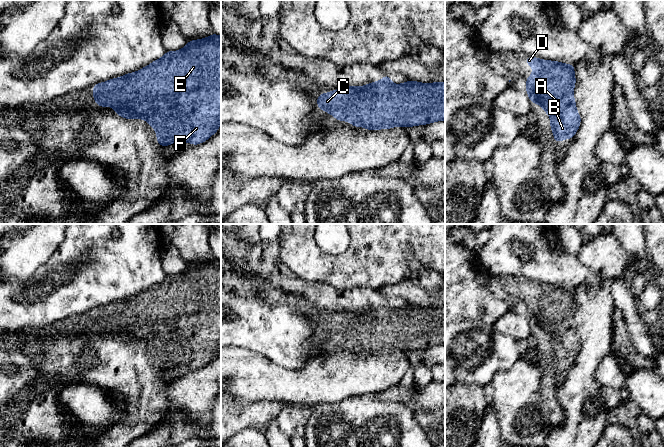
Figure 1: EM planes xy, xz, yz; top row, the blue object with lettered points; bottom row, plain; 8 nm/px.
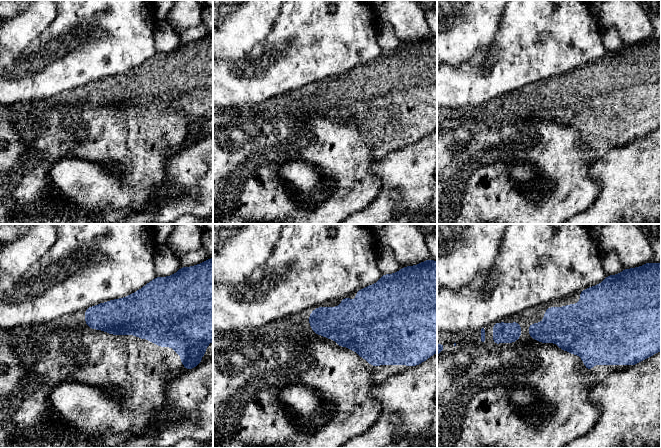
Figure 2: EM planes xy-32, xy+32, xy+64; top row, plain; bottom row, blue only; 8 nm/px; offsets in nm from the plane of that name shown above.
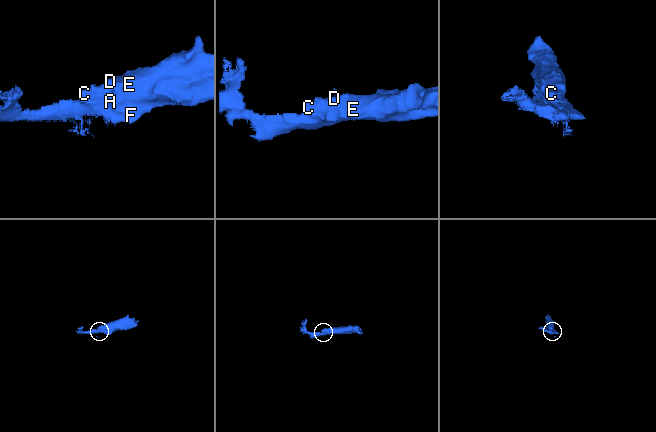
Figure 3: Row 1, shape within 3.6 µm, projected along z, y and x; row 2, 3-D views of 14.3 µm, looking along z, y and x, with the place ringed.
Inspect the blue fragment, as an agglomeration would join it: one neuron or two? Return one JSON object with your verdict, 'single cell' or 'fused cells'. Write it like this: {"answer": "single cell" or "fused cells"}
{"answer": "single cell"}

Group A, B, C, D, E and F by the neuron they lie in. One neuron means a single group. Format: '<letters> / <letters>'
A B C D E F

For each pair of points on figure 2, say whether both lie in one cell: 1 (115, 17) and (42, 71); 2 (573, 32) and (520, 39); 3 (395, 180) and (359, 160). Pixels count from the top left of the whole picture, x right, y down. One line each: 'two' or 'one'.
1: one
2: one
3: two

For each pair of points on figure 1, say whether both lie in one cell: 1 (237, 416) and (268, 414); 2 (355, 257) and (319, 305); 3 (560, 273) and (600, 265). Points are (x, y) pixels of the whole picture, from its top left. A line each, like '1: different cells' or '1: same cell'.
1: same cell
2: different cells
3: different cells

